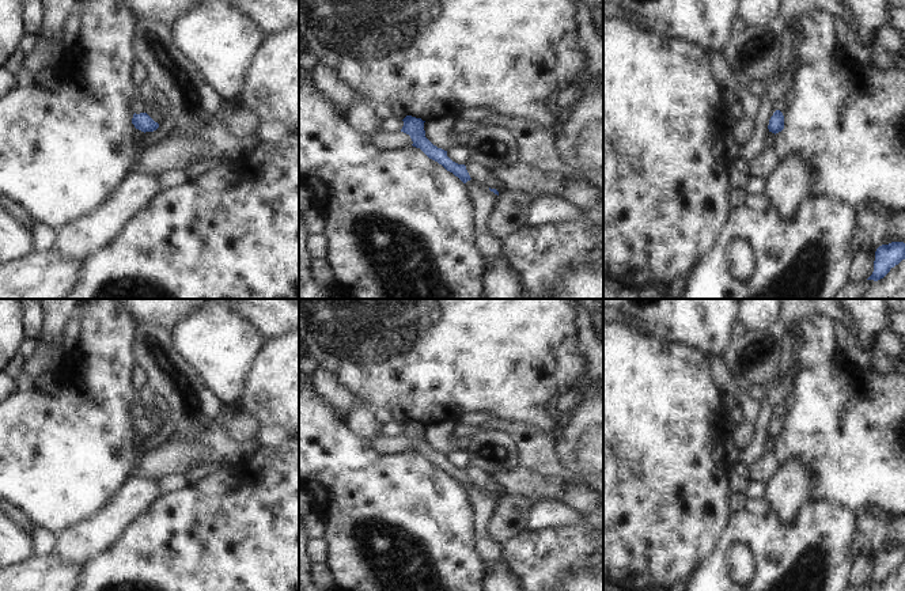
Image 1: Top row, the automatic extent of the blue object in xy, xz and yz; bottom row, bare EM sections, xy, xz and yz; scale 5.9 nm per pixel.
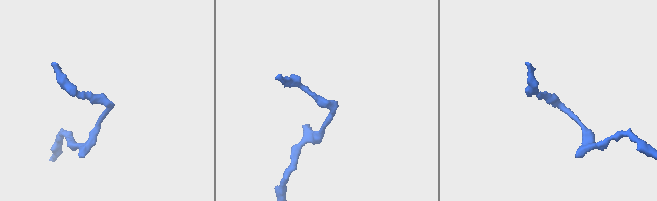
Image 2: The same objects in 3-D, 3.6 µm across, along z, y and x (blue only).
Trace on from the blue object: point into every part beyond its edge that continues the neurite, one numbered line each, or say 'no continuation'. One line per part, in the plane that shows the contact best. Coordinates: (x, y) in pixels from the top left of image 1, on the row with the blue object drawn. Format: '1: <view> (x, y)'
no continuation.

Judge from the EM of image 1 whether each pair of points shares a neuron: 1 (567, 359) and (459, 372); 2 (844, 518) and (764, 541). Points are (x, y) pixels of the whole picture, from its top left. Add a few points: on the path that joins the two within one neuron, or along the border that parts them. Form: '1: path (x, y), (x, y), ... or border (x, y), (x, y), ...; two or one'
1: path (540, 353), (487, 353); one
2: path (824, 530), (820, 530), (807, 541), (784, 541); one

